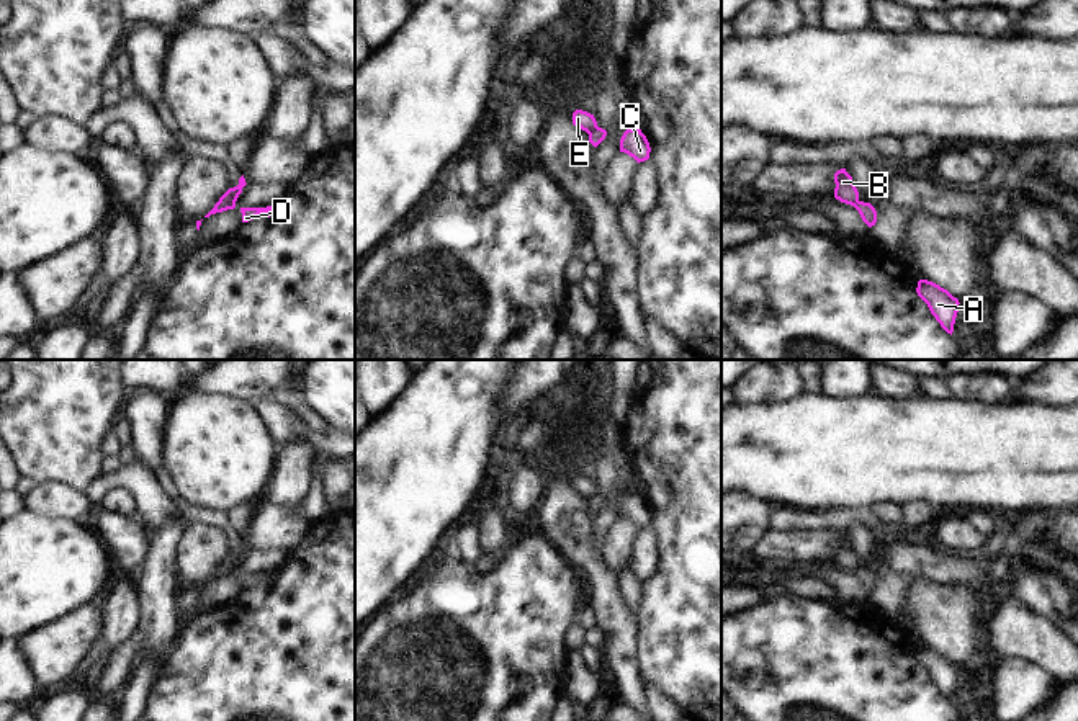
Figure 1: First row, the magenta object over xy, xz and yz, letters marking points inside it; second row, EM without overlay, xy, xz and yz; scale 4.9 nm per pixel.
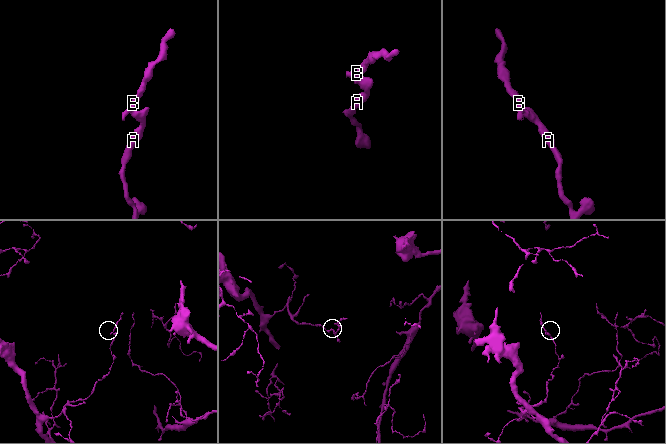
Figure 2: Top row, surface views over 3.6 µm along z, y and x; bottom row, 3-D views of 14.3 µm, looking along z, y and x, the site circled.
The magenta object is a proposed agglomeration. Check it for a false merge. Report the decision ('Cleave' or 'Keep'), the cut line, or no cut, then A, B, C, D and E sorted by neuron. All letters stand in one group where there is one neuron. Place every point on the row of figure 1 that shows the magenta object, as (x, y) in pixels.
Cleave. Split along xz (597, 126), (589, 134). Groups: A C D / B E.

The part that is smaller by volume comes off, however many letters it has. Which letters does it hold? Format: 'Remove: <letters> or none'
Remove: B, E

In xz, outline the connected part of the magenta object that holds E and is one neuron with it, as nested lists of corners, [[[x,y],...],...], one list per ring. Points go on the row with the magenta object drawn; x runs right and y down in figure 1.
[[[576,110],[573,113],[573,124],[581,128],[587,134],[591,134],[592,131],[599,128],[594,114],[582,111],[582,110]]]

